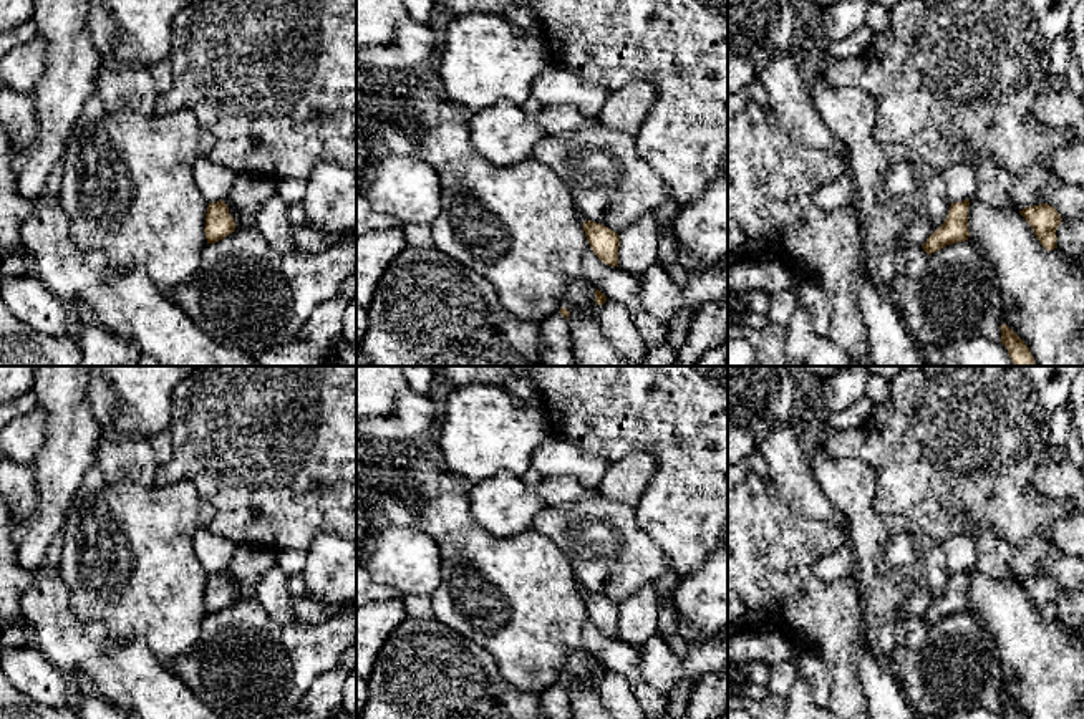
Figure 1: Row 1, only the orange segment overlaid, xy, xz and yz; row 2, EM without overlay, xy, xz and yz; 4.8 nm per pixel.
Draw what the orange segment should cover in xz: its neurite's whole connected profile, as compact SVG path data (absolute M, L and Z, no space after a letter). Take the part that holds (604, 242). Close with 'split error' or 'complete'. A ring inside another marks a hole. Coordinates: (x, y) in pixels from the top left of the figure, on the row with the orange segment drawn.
M585 220L582 225L593 253L607 265L618 267L620 237L612 229Z; complete

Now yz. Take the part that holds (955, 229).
M970 199L961 200L961 202L953 202L950 205L946 220L922 245L922 249L928 255L938 252L940 249L950 245L950 244L958 244L958 242L968 240L968 237L970 237L968 207L970 207Z; complete

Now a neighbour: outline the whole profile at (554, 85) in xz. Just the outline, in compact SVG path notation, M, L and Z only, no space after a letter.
M550 61L532 84L530 96L545 104L577 106L590 121L600 114L610 91L582 81L578 76Z

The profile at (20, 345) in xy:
M0 293L0 366L81 366L76 335L50 336L18 320Z

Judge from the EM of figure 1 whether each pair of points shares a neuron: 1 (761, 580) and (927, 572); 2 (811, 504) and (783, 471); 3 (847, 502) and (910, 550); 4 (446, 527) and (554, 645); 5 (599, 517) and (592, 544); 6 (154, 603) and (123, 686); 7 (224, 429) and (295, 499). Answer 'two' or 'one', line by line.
1: two
2: one
3: one
4: one
5: one
6: two
7: one

